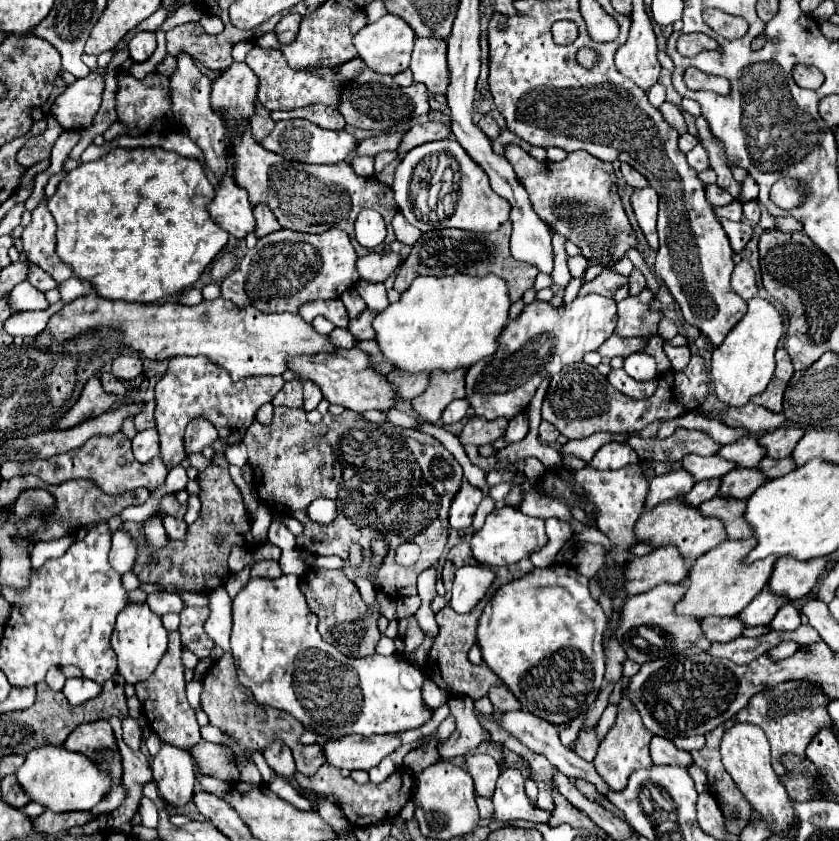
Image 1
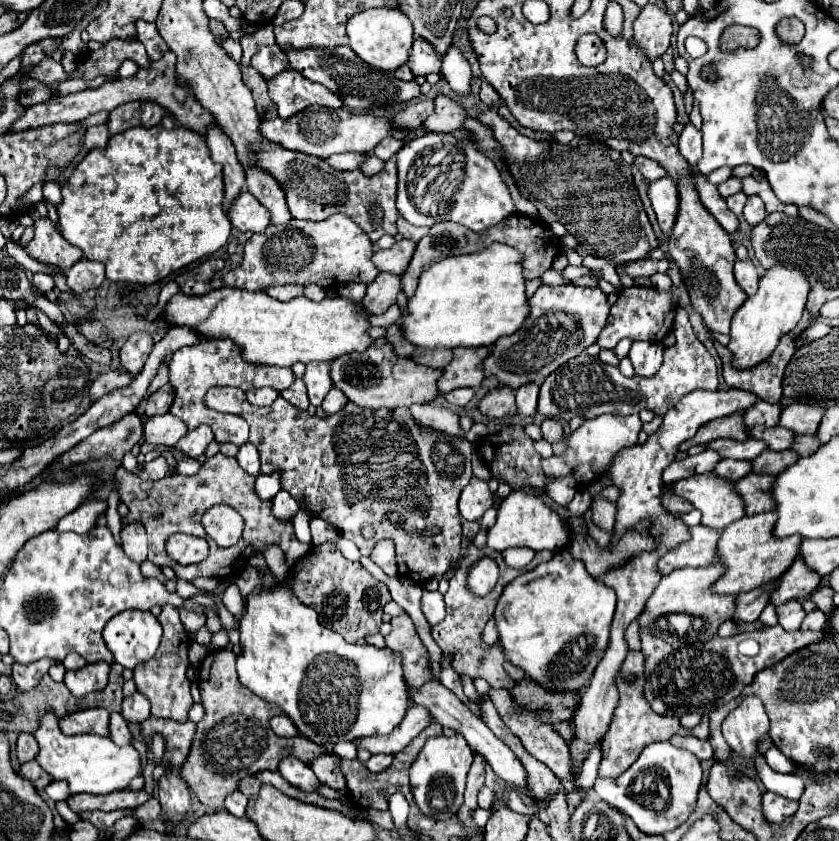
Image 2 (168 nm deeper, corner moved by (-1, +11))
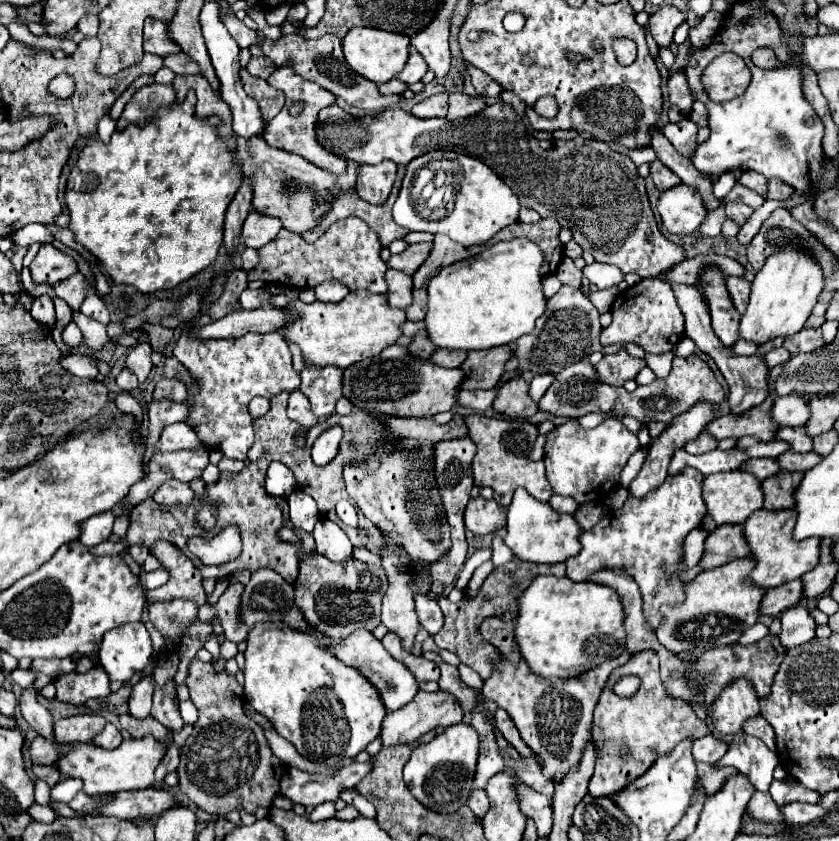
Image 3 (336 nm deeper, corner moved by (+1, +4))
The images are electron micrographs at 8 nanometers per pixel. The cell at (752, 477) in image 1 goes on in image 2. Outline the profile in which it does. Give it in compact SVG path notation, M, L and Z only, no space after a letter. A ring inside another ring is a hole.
M764 450L758 458L754 458L754 468L752 472L758 474L774 474L778 476L782 470L786 470L786 466L792 466L798 460L798 454L794 454L792 450L784 450L784 452L776 452L776 450Z

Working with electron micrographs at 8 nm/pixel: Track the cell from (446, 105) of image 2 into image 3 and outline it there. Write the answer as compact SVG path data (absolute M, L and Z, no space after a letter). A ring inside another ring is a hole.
M450 93L450 107L448 107L448 121L456 121L456 119L464 119L470 115L476 115L478 111L482 111L486 105L482 99L478 97L470 97L466 93Z

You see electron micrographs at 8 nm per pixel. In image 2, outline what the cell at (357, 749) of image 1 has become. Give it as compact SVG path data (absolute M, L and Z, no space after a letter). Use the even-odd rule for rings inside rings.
M412 702L410 710L406 710L404 720L388 734L388 736L374 736L356 740L356 746L370 750L370 754L396 754L404 750L434 718L430 718L424 706Z

